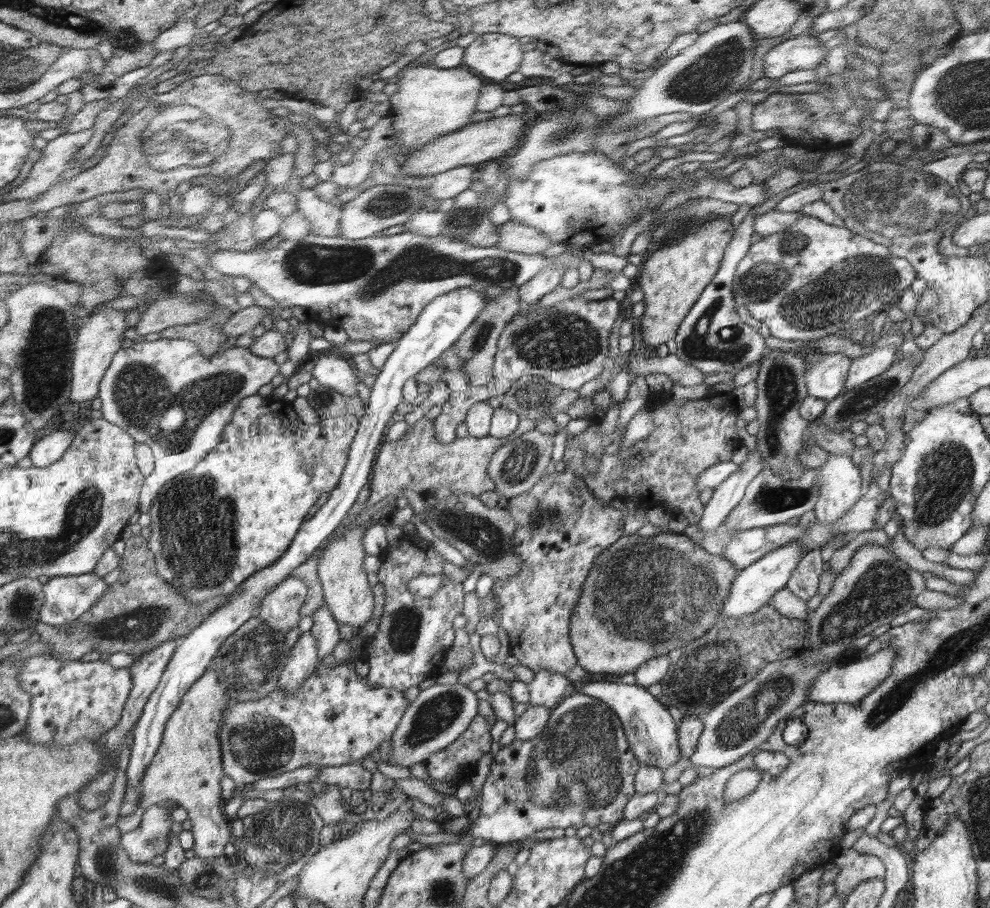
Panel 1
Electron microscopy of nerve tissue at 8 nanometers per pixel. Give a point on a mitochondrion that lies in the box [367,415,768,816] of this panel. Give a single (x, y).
(647, 591)

